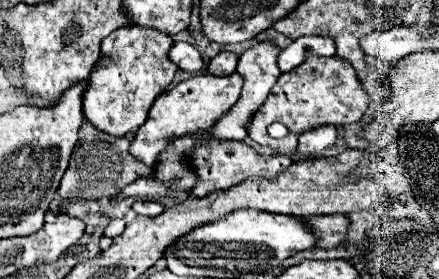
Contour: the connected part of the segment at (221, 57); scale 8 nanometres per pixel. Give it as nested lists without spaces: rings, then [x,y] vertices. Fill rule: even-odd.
[[[220,52],[216,58],[210,60],[208,64],[208,74],[214,76],[228,76],[236,72],[236,64],[238,64],[238,56],[234,52]]]

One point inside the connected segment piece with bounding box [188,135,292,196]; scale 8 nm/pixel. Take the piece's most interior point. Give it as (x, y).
(218, 165)

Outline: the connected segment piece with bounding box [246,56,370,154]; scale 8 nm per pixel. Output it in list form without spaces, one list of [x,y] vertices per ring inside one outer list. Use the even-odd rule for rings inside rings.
[[[310,56],[300,66],[290,72],[280,74],[278,82],[272,86],[268,98],[258,108],[258,112],[248,122],[246,130],[252,140],[262,146],[270,146],[278,152],[292,152],[298,146],[298,136],[310,128],[318,128],[324,124],[344,126],[350,122],[358,122],[368,112],[370,96],[362,88],[360,80],[352,64],[340,56]],[[272,122],[282,122],[288,128],[288,136],[276,140],[268,134],[268,126]]]

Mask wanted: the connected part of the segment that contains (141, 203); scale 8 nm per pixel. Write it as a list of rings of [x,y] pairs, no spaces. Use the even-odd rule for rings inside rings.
[[[136,200],[132,208],[138,216],[146,216],[146,218],[152,218],[152,216],[164,212],[164,206],[156,200]]]

